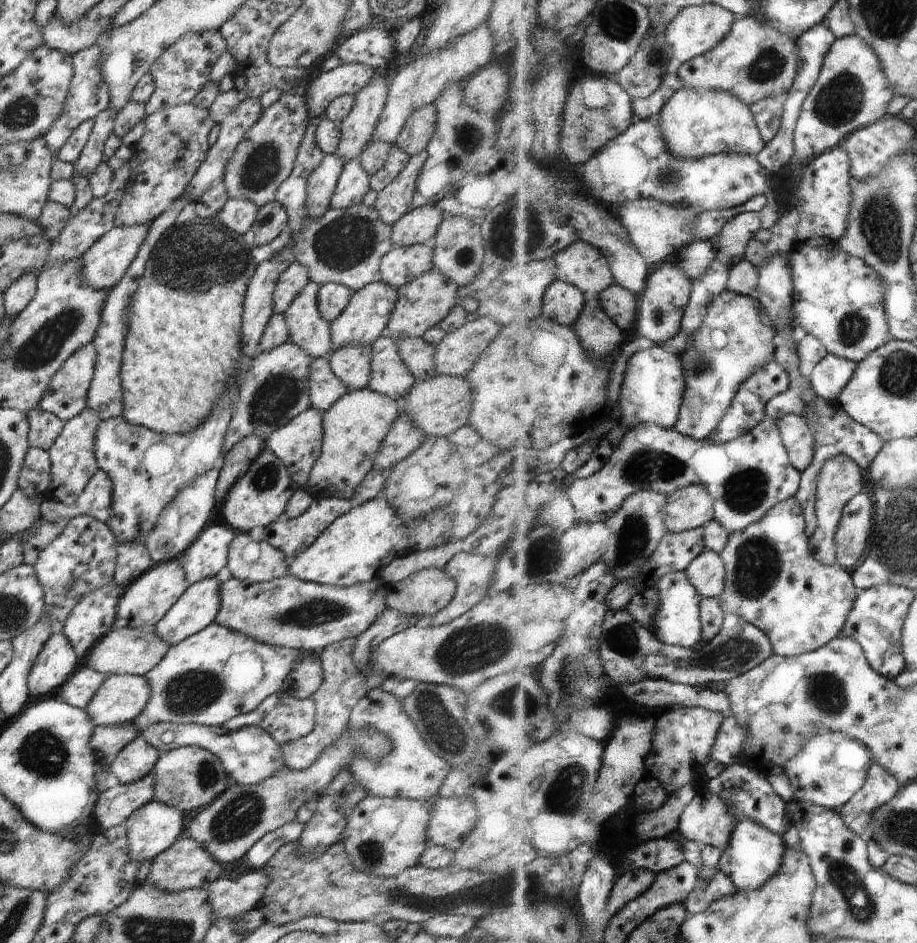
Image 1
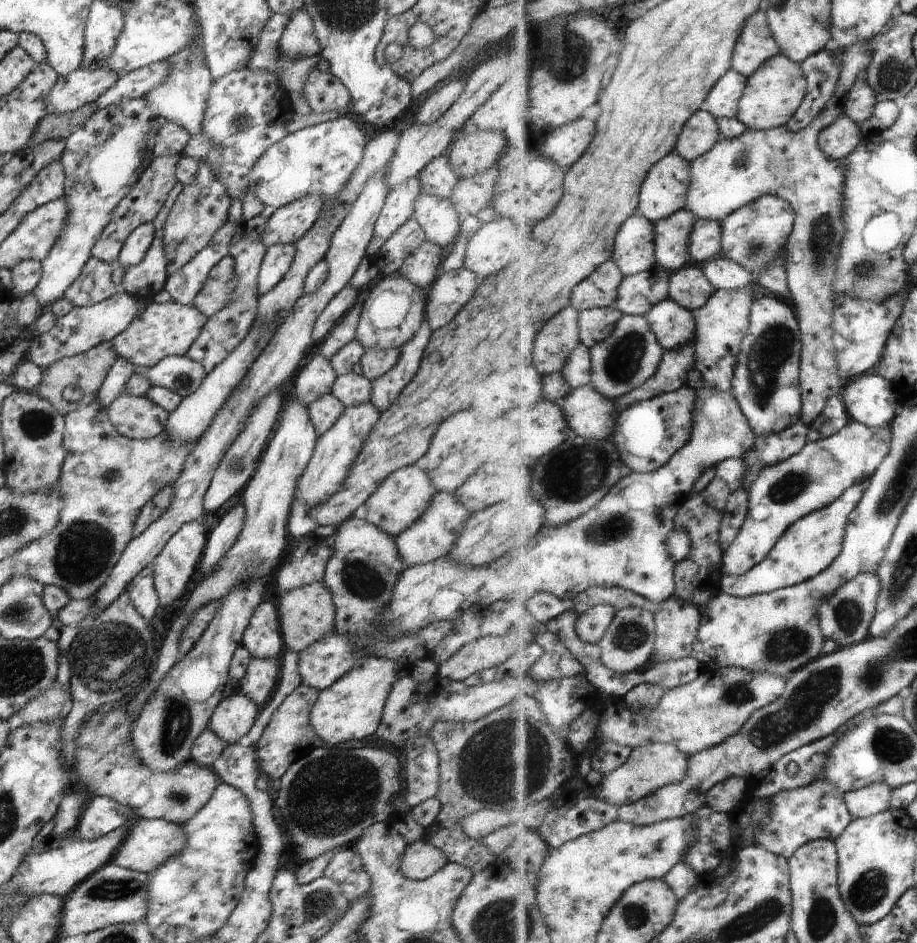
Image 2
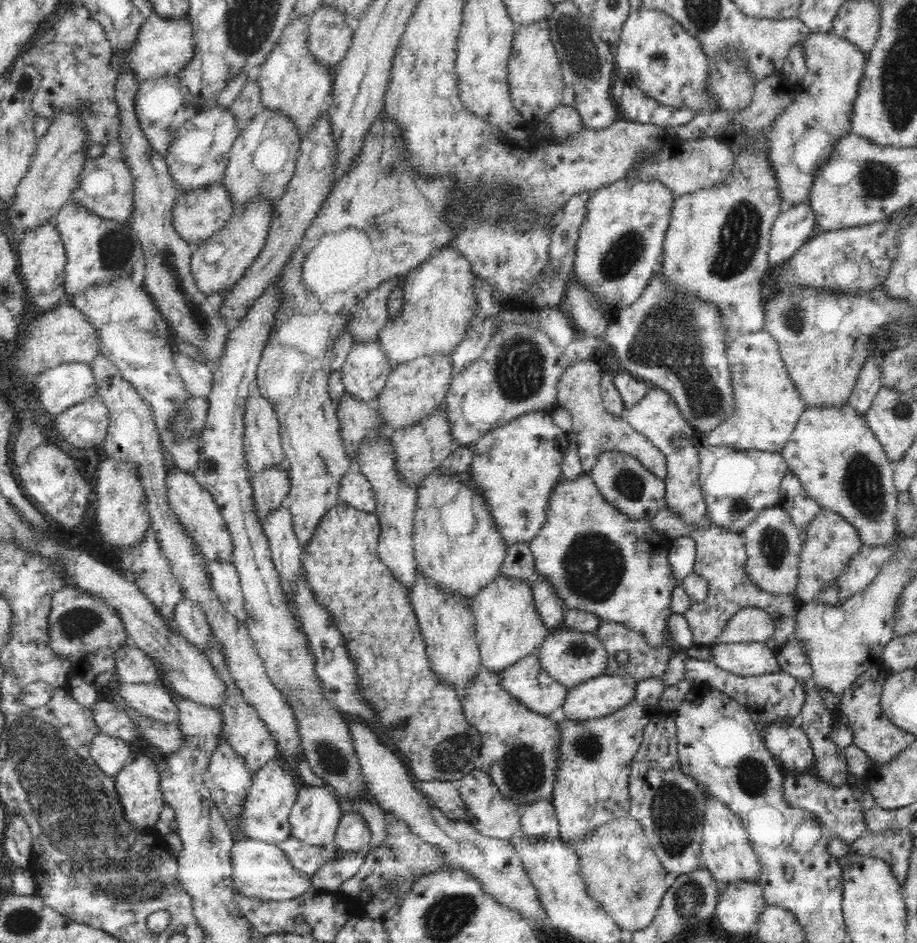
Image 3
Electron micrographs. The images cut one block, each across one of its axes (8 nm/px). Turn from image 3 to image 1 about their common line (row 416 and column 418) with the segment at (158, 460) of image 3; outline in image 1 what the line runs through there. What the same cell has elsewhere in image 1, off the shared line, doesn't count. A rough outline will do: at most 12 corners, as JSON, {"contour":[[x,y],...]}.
{"contour":[[435,108],[411,112],[393,145],[407,157],[435,132]]}

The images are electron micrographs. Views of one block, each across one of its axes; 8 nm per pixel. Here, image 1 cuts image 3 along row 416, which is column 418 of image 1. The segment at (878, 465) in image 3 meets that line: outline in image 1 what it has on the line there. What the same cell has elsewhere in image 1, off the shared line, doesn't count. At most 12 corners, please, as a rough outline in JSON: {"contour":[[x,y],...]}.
{"contour":[[438,794],[363,797],[340,836],[353,868],[417,865]]}

